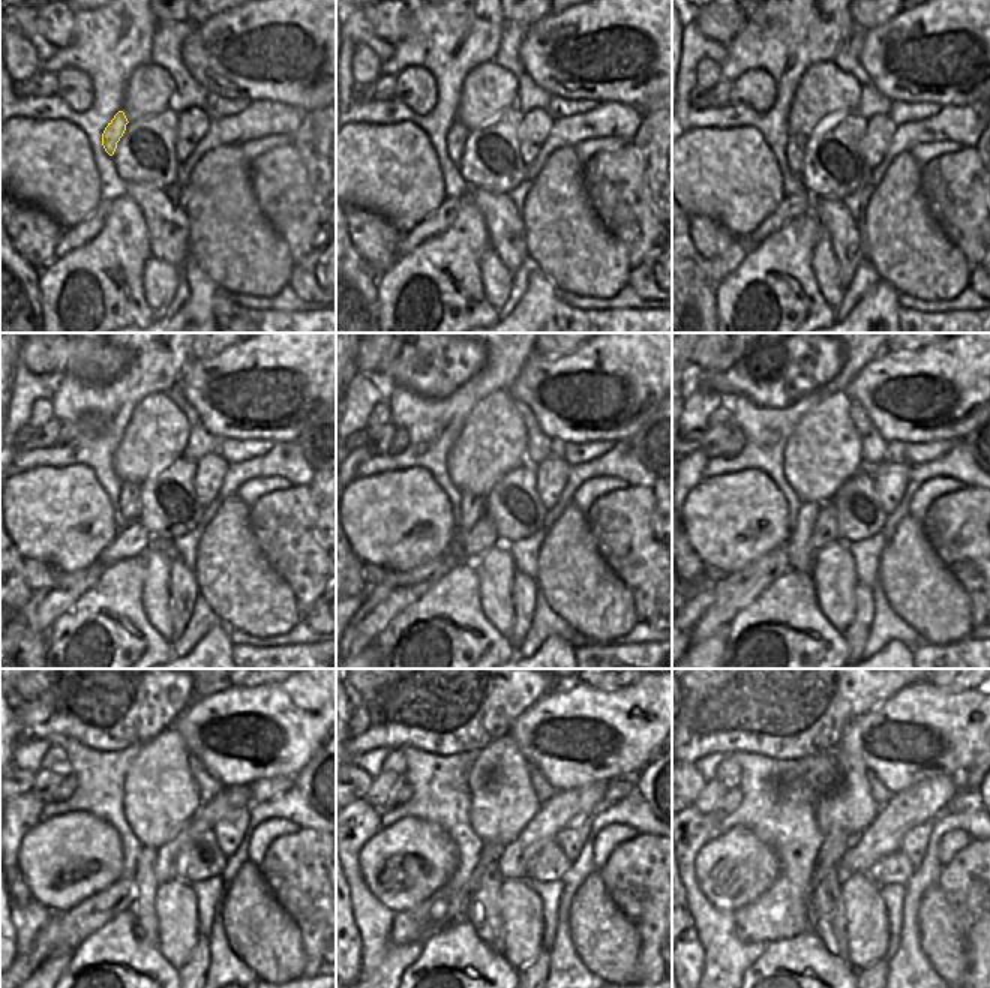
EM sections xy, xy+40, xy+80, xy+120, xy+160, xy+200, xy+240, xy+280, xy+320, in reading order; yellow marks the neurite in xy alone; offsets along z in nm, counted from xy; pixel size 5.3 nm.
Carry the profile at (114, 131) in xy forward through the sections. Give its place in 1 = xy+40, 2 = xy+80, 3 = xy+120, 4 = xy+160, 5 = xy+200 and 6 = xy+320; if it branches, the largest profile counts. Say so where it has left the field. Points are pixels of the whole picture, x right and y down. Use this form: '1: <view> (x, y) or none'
1: xy+40 (458, 135)
2: xy+80 (795, 144)
3: xy+120 (129, 504)
4: xy+160 (471, 505)
5: xy+200 (798, 547)
6: xy+320 (825, 912)

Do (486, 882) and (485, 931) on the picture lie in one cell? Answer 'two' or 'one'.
one

